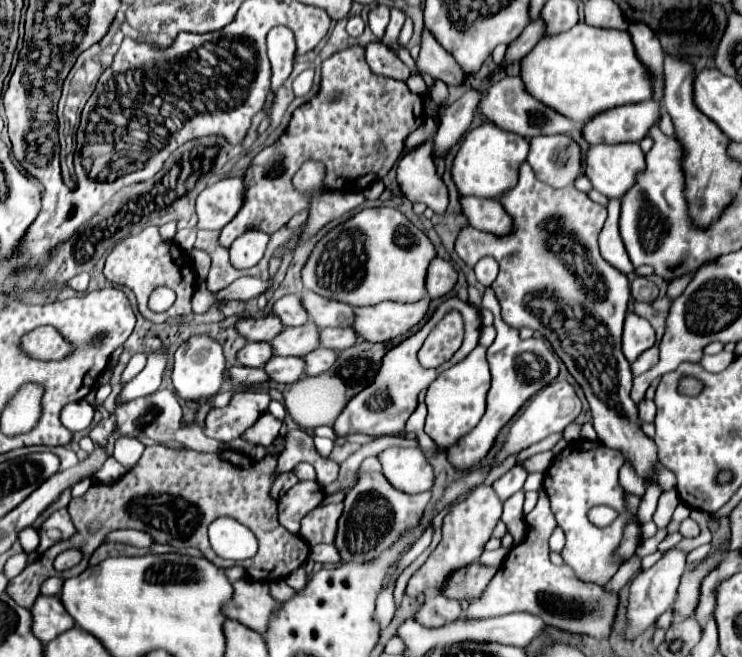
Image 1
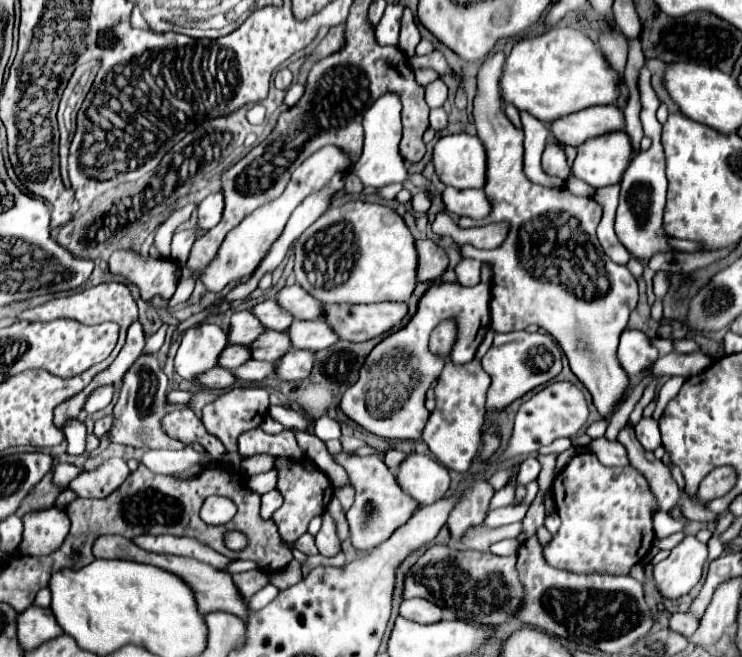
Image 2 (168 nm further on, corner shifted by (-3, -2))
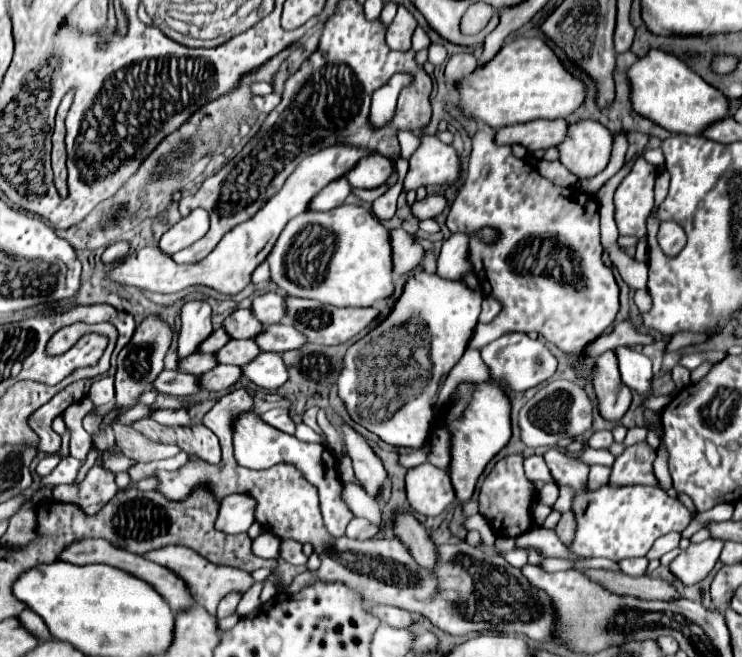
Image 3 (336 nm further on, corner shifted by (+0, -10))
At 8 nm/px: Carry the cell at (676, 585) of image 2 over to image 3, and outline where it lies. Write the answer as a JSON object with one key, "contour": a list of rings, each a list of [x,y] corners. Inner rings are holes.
{"contour":[[[706,539],[704,543],[690,543],[686,551],[682,551],[672,563],[670,571],[676,579],[680,579],[686,587],[700,583],[706,575],[714,569],[724,541],[720,539]]]}

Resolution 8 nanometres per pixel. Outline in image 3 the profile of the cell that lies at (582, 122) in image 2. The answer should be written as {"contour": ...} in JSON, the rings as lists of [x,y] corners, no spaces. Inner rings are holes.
{"contour":[[[538,119],[522,125],[510,125],[498,129],[496,143],[522,143],[528,151],[550,149],[566,139],[570,123],[566,119]]]}

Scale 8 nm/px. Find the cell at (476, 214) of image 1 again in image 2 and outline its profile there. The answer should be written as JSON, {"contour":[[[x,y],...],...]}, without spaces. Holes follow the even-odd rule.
{"contour":[[[445,187],[441,193],[443,205],[447,213],[455,213],[459,217],[473,217],[483,219],[489,215],[489,203],[481,189],[453,189]]]}

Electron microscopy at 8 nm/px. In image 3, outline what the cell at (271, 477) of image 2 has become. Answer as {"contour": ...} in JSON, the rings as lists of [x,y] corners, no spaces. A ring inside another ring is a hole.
{"contour":[[[228,495],[216,519],[216,529],[226,533],[244,533],[254,523],[254,499],[250,495]]]}

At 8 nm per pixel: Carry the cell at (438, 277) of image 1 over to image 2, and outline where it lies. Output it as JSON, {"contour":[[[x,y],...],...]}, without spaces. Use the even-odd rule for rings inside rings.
{"contour":[[[431,239],[415,241],[417,249],[417,279],[423,283],[433,283],[441,277],[441,273],[447,269],[447,253],[435,245]]]}

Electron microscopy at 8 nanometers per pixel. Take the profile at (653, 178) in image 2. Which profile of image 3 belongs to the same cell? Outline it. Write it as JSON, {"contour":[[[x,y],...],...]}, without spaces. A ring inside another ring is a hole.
{"contour":[[[640,157],[634,163],[632,171],[618,185],[614,193],[614,215],[616,215],[616,225],[620,235],[642,237],[646,233],[646,219],[654,207],[654,179],[656,179],[656,167],[650,165],[644,157]]]}

